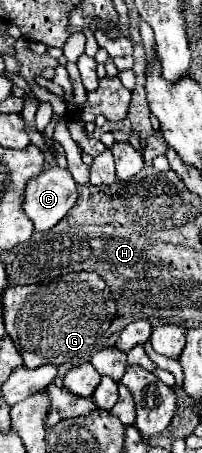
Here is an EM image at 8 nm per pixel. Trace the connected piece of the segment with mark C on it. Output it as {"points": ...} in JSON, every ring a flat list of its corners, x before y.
{"points":[[53,166,27,182,23,210,35,230,53,228,77,202,77,186,69,170]]}

